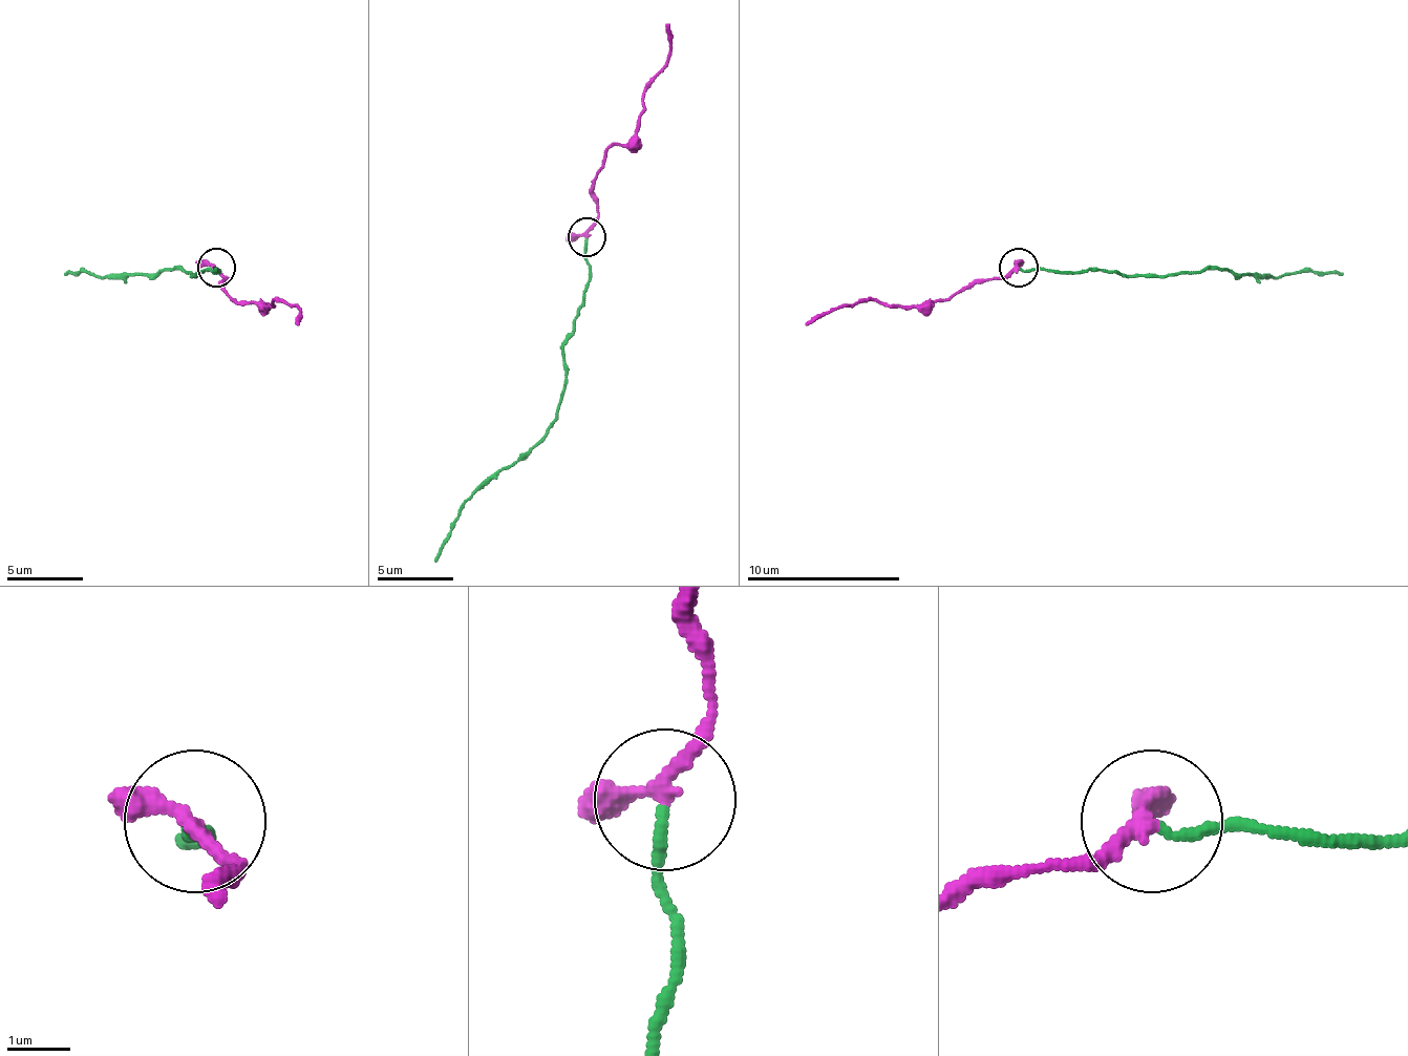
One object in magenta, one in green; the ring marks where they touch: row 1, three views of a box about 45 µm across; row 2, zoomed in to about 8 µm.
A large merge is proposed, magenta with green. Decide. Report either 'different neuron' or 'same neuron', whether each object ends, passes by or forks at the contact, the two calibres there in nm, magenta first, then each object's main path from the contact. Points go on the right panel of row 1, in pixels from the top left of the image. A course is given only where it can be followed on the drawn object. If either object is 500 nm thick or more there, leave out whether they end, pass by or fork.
same neuron; magenta passes by; green ends; calibres 240 and 160 nm; course magenta (1018, 269), (921, 307), (864, 299), (845, 303), (806, 326); course green (1021, 269), (1129, 276), (1201, 272), (1343, 276)

